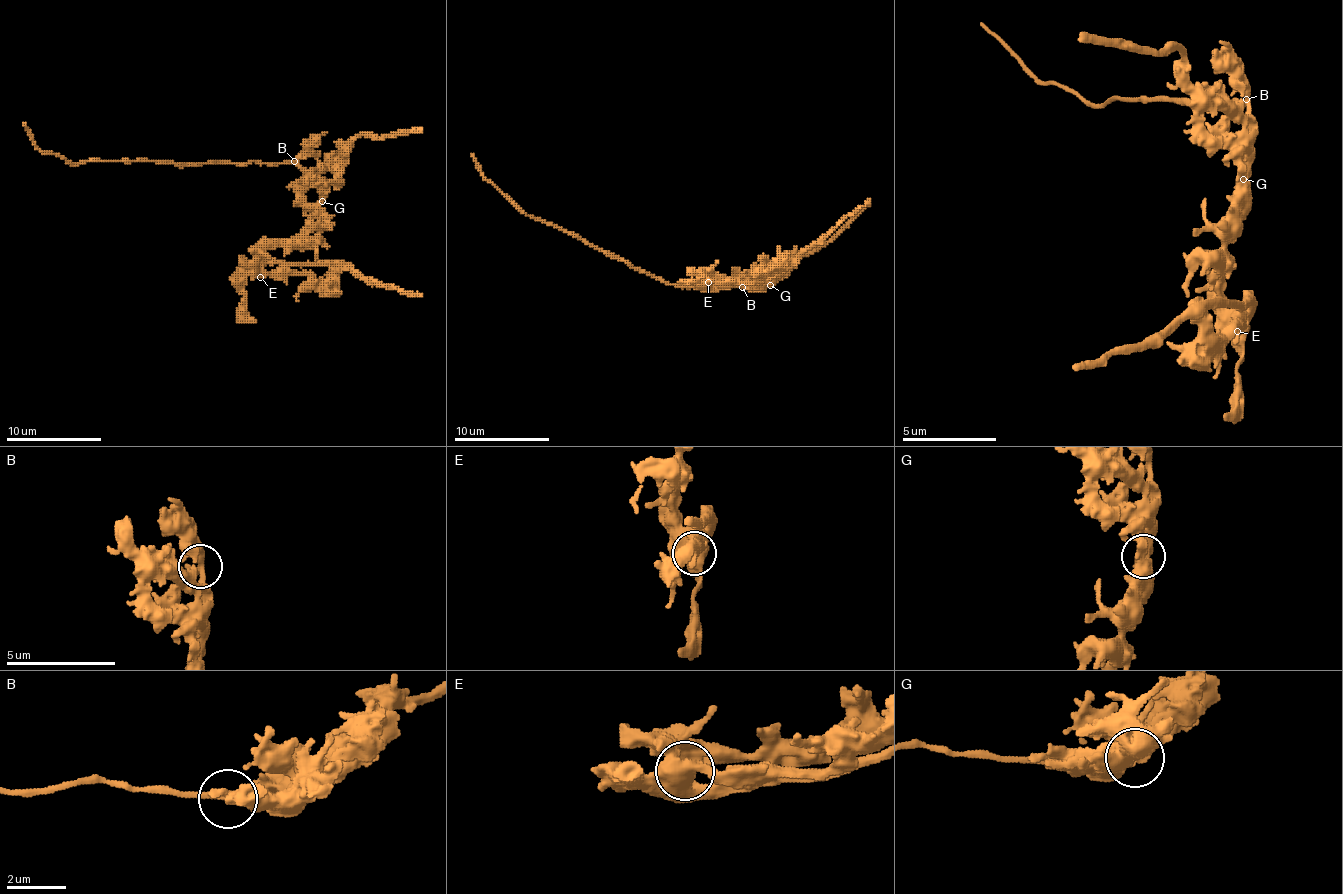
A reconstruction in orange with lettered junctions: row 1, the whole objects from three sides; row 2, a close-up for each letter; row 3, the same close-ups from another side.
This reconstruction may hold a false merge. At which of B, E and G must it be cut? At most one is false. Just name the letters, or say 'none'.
G

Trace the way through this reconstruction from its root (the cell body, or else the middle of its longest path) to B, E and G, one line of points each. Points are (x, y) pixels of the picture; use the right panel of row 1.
B: (1246, 118), (1246, 99)
E: (1246, 118), (1242, 208), (1227, 223), (1227, 275), (1223, 279), (1223, 317), (1237, 331)
G: (1246, 118), (1246, 161), (1242, 166), (1242, 180)

